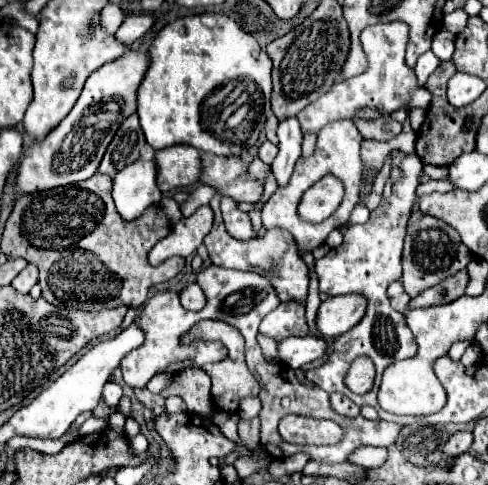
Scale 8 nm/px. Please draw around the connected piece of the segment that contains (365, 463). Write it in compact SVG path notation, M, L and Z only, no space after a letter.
M363 446L363 448L357 448L357 450L347 458L347 462L349 462L349 464L355 464L355 466L363 466L363 468L379 468L385 458L387 458L387 450L385 450L385 448Z

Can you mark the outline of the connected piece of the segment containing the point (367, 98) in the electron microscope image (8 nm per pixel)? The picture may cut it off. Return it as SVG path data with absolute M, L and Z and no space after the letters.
M391 22L391 24L379 24L365 28L361 32L361 46L367 56L367 70L351 80L339 82L331 86L331 92L325 92L319 96L319 100L311 102L303 112L297 114L301 122L303 132L319 132L325 124L341 120L341 118L353 118L357 108L369 106L383 110L385 116L389 116L393 110L429 107L431 94L425 88L417 88L417 76L411 68L405 64L405 46L407 46L407 24L403 22Z

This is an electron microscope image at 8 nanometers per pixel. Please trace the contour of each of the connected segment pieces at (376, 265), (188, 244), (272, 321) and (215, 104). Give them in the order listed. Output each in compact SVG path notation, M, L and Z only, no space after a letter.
M407 154L401 160L399 170L403 172L403 176L393 184L391 196L387 200L381 200L381 204L371 212L371 216L365 224L349 226L347 232L343 234L343 244L339 248L331 250L327 256L323 256L321 260L315 262L321 292L325 292L329 296L359 292L359 294L367 296L368 306L361 322L355 328L351 328L349 332L345 332L345 334L341 334L333 340L327 340L327 358L325 358L323 366L319 366L315 370L307 370L305 378L309 382L317 384L319 388L323 388L325 392L345 394L357 406L365 406L365 404L373 406L379 412L379 418L383 418L383 420L393 420L393 422L399 422L399 424L411 424L411 418L393 416L379 406L379 402L377 402L377 384L365 396L353 394L343 384L343 376L345 376L345 372L349 370L351 362L357 356L369 356L375 362L377 376L381 376L383 370L389 364L393 364L393 360L413 358L417 354L417 342L415 342L411 330L407 328L403 314L395 312L389 304L387 286L393 280L401 278L401 250L403 250L405 226L407 226L407 220L409 220L409 214L411 214L411 208L415 204L415 190L419 186L419 176L423 172L423 164L415 154Z
M201 206L195 210L193 216L181 218L167 238L155 244L149 252L151 264L161 264L171 256L191 256L203 244L203 238L209 234L213 226L213 212L209 206Z
M281 302L261 320L259 332L271 336L273 340L283 340L287 336L309 336L309 326L305 322L305 304Z
M220 13L185 16L167 24L149 46L149 68L137 90L137 114L147 144L153 146L155 150L163 150L173 144L189 144L199 152L211 152L219 156L239 156L243 144L235 138L233 130L225 126L225 120L221 120L219 108L225 98L223 92L215 92L217 88L239 78L249 78L261 88L264 98L263 115L266 118L272 113L271 60L259 48L253 36L247 36L247 32L243 32L231 18Z

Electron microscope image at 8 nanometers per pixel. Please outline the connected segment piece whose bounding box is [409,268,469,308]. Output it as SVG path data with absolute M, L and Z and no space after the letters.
M459 270L457 274L445 278L441 284L427 288L425 292L421 292L419 296L415 296L409 302L409 308L421 308L421 306L435 306L435 304L449 304L453 300L457 300L459 296L465 294L465 286L469 282L469 274L467 270Z

